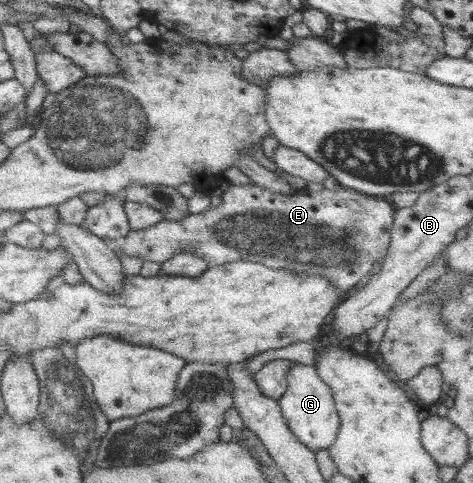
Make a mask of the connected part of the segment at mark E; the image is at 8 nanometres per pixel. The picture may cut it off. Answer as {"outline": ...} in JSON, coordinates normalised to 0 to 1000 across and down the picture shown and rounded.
{"outline":[[[486,381],[469,402],[469,422],[461,429],[444,429],[376,458],[345,451],[317,472],[277,478],[264,489],[262,522],[271,530],[338,547],[372,524],[406,524],[436,538],[444,551],[524,540],[556,547],[573,557],[605,555],[643,569],[687,571],[732,611],[791,555],[795,542],[810,542],[818,528],[837,429],[808,410],[765,402],[719,383],[712,387],[708,393],[683,389],[674,398],[626,393],[617,404],[596,404],[541,381]]]}

